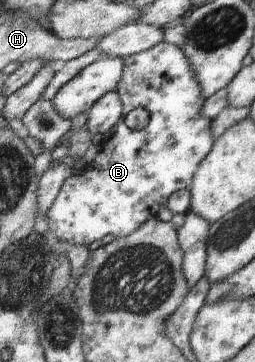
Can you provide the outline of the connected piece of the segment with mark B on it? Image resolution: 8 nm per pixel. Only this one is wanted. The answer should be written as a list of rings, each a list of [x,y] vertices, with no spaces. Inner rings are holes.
[[[168,42],[158,43],[152,49],[122,57],[122,65],[122,79],[116,91],[122,102],[123,117],[118,120],[116,131],[108,140],[100,143],[101,150],[93,162],[86,164],[85,169],[80,171],[80,175],[72,173],[64,181],[46,213],[48,231],[70,245],[86,247],[106,235],[126,237],[136,231],[146,219],[158,215],[172,193],[191,188],[200,161],[210,153],[214,145],[212,120],[202,115],[204,97],[194,69],[182,48]],[[136,107],[144,107],[150,115],[148,124],[141,130],[131,130],[124,124],[126,115]]]

